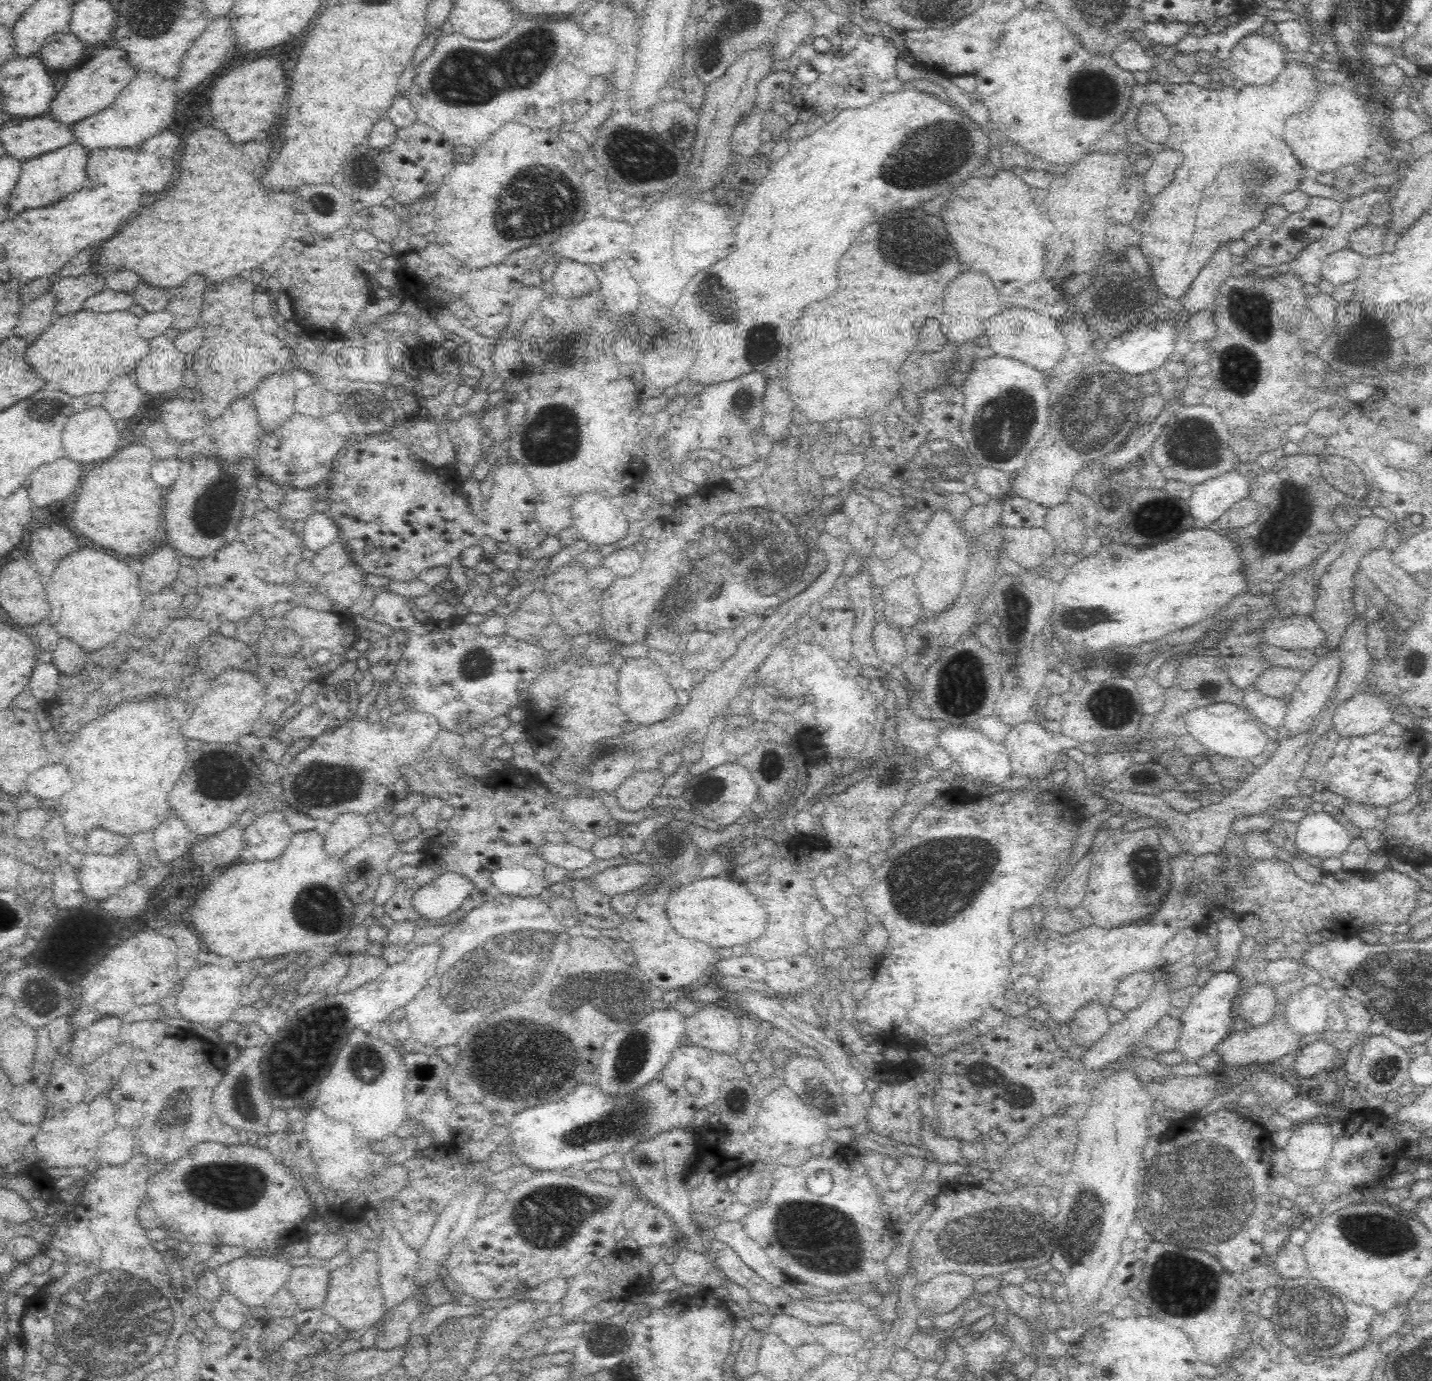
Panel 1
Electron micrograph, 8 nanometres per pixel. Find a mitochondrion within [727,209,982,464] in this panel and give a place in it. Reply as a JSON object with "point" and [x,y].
{"point":[897,246]}

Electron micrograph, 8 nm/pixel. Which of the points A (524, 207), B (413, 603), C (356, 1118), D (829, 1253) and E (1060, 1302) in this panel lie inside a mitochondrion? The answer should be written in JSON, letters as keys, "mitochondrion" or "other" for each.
{"A":"mitochondrion","B":"other","C":"other","D":"mitochondrion","E":"other"}

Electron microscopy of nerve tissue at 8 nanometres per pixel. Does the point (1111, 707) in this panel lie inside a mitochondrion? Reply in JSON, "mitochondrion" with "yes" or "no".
{"mitochondrion":"yes"}

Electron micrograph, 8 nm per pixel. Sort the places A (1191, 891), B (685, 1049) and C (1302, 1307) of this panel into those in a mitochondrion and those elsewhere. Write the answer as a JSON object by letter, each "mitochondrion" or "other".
{"A":"mitochondrion","B":"other","C":"mitochondrion"}

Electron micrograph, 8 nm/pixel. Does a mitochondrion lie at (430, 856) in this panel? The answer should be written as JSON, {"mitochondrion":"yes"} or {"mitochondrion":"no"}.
{"mitochondrion":"no"}

